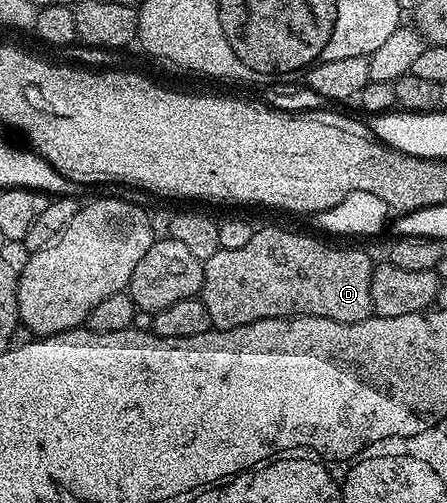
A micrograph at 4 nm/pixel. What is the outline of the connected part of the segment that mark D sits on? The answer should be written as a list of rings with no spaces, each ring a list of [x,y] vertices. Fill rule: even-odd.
[[[258,228],[247,247],[238,247],[236,251],[220,248],[203,264],[205,270],[199,299],[207,307],[207,315],[211,315],[215,329],[234,329],[272,317],[322,317],[339,323],[359,323],[374,316],[371,275],[375,261],[361,249],[340,249],[305,233]]]

